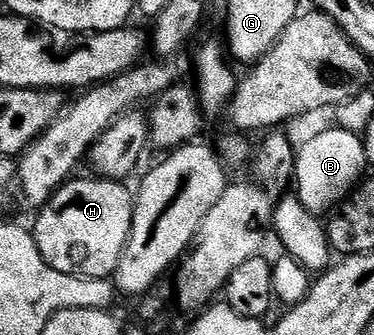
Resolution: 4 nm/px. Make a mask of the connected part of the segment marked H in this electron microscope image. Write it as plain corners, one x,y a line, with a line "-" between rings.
90,177
83,178
80,182
68,181
41,207
38,211
39,219
36,220
35,226
33,225
35,243
41,256
45,256
45,264
57,268
57,272
82,278
111,278
121,260
131,231
135,203
132,191
127,191
122,181

